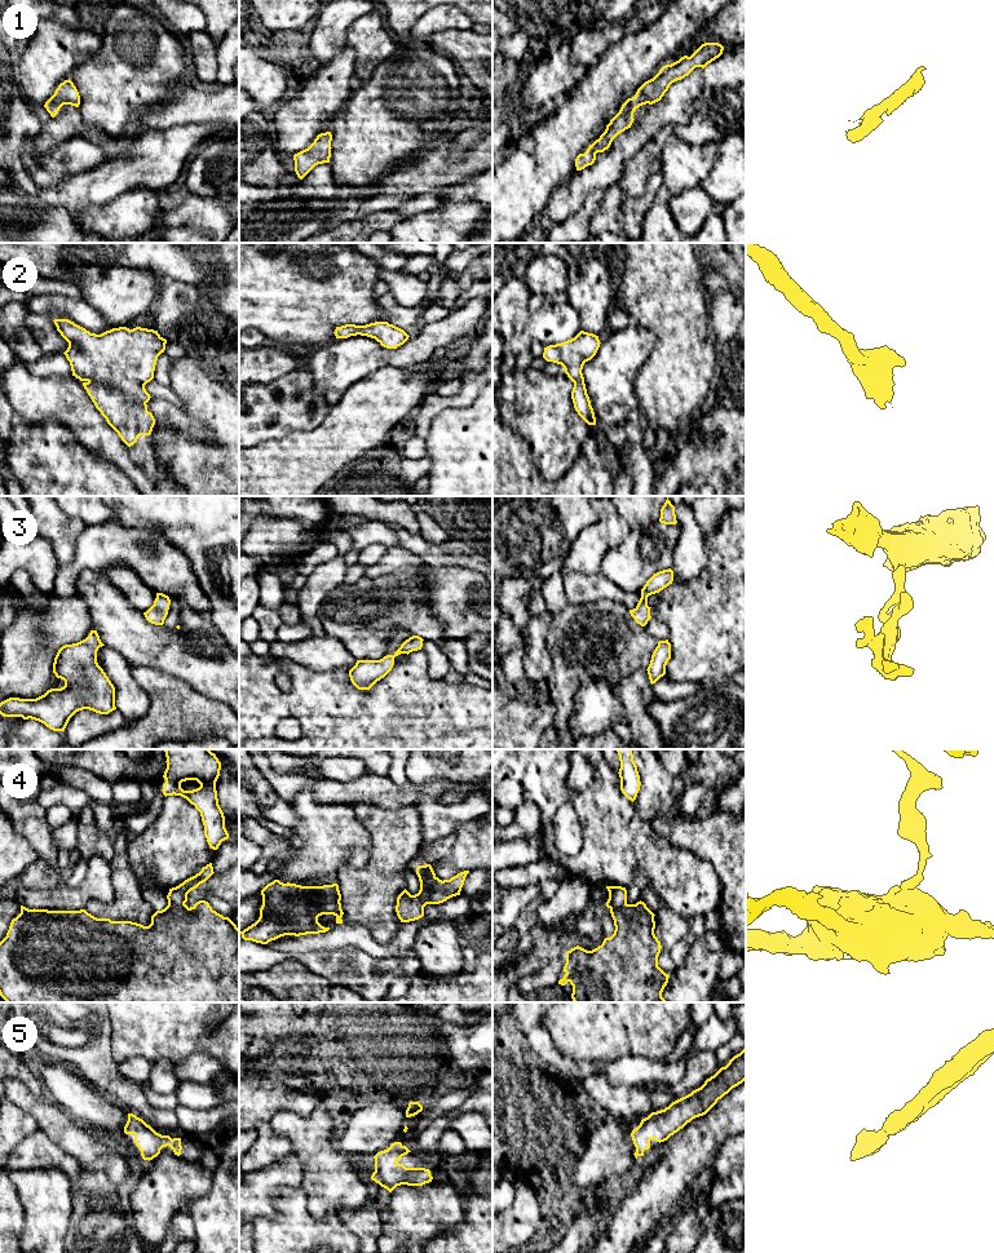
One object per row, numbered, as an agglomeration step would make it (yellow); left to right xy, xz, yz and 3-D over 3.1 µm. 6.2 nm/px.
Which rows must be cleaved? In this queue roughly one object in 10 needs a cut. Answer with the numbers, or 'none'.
4

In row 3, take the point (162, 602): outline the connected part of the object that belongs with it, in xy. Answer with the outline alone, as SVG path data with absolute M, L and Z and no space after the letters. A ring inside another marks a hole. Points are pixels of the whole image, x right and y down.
M156 593L154 605L146 612L143 612L146 620L155 625L163 625L168 615L169 605L171 599L168 595Z

